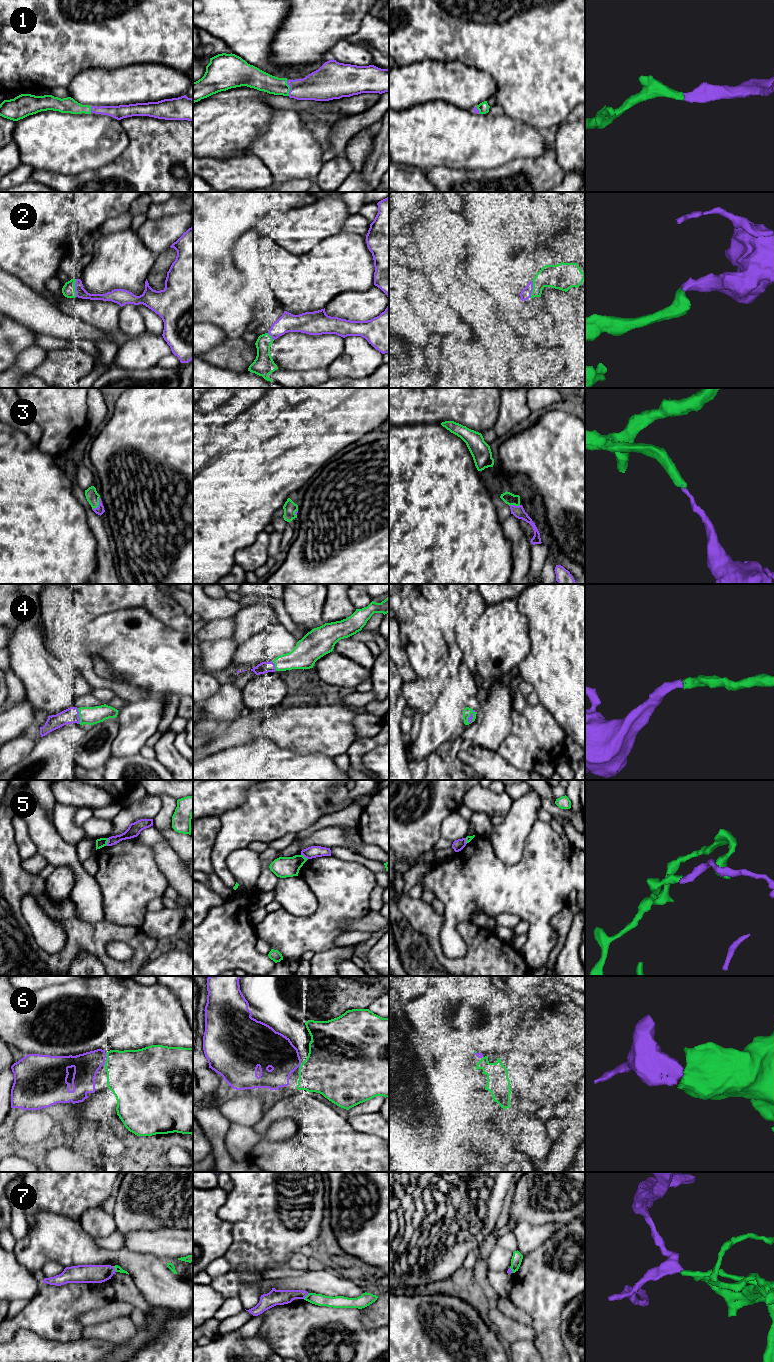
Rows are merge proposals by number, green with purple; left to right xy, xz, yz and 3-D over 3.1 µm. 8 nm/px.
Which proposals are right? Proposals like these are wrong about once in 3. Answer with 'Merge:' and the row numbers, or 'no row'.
Merge: 1, 2, 3, 4, 6

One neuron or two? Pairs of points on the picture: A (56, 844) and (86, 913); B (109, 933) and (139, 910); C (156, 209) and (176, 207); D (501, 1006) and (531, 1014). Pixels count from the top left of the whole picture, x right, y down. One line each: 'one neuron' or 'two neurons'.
A: one neuron
B: two neurons
C: one neuron
D: two neurons

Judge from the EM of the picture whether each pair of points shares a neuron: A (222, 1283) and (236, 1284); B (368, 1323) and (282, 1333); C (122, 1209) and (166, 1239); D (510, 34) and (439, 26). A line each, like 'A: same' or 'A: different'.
A: same
B: different
C: different
D: same

